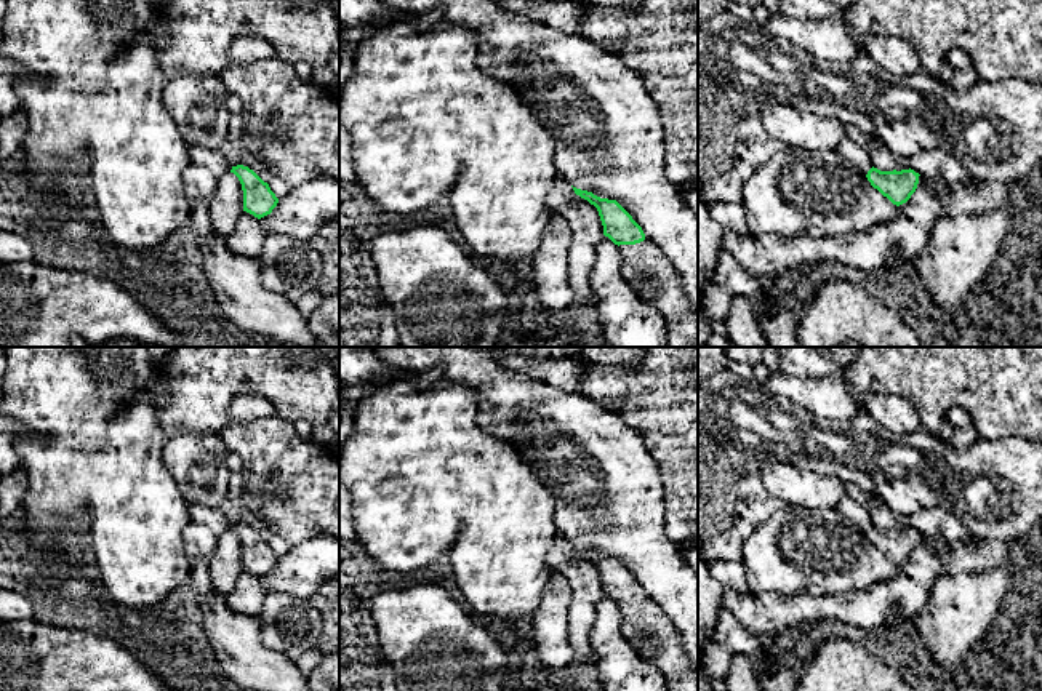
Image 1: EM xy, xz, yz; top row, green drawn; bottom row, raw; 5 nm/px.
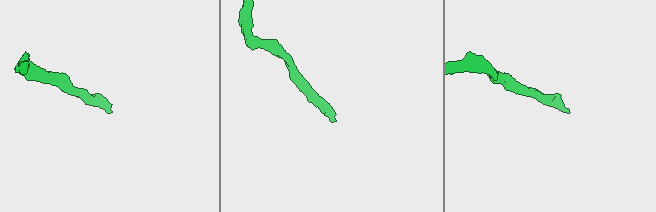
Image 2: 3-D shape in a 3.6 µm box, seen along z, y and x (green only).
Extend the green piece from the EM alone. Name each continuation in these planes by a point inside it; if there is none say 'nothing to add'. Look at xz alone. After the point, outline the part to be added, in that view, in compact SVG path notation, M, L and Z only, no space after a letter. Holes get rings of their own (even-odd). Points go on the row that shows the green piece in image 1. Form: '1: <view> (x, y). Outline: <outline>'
1: xz (642, 261). Outline: M647 238L635 245L619 245L618 250L623 277L643 301L651 302L663 315L667 347L698 347L698 314L672 264ZM647 280L656 285L650 298L639 293L639 285Z

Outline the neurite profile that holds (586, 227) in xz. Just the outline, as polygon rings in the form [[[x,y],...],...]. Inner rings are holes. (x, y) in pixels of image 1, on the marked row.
[[[559,176],[546,197],[546,205],[552,213],[567,219],[571,229],[571,245],[568,251],[568,275],[578,306],[595,307],[595,298],[589,283],[589,275],[597,261],[597,248],[603,238],[603,226],[599,211],[587,200],[575,194],[573,187]]]

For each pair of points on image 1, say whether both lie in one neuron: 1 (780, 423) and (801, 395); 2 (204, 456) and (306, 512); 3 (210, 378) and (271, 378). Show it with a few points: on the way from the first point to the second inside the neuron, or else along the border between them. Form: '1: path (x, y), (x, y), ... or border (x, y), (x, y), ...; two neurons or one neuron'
1: border (762, 391), (785, 397), (818, 419), (828, 421); two neurons
2: border (218, 434), (229, 450); two neurons
3: path (224, 371), (256, 371); one neuron

